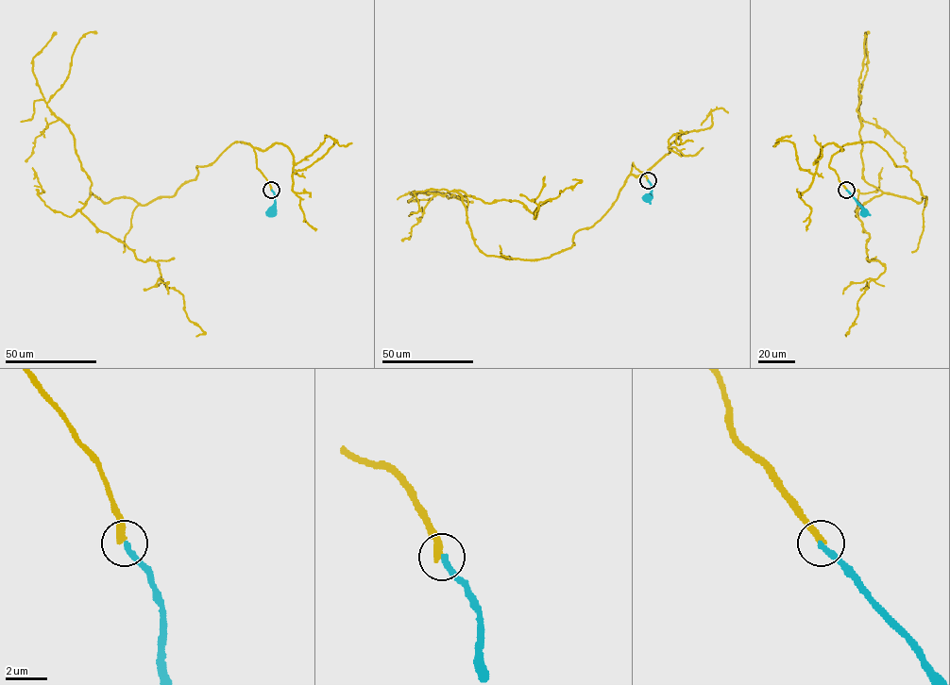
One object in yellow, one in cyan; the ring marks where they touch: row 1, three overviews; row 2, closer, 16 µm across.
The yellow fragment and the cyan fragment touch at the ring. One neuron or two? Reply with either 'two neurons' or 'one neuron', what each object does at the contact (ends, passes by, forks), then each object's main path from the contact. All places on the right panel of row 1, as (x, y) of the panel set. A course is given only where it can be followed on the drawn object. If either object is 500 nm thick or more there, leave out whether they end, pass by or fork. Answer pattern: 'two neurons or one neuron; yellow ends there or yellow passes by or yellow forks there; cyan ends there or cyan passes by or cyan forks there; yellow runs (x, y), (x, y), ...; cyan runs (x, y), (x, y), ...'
two neurons; yellow ends there; cyan ends there; yellow runs (846, 190), (831, 157), (873, 142), (926, 197), (882, 192), (856, 212), (867, 259), (885, 267), (845, 336); cyan runs (846, 190), (863, 212)

